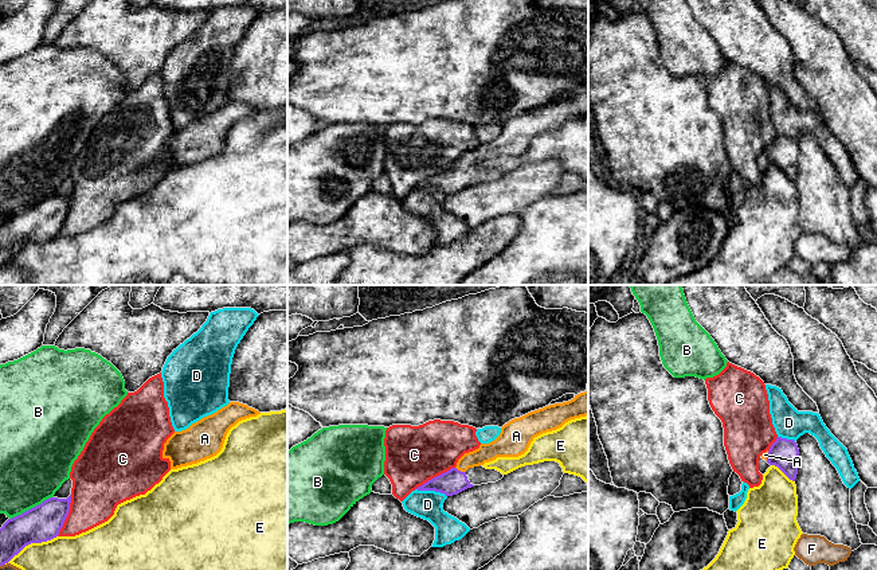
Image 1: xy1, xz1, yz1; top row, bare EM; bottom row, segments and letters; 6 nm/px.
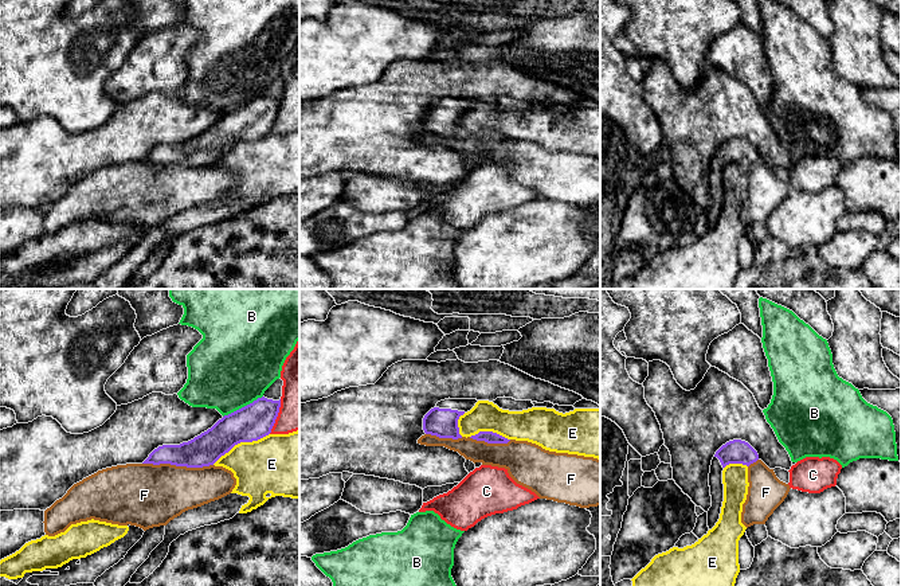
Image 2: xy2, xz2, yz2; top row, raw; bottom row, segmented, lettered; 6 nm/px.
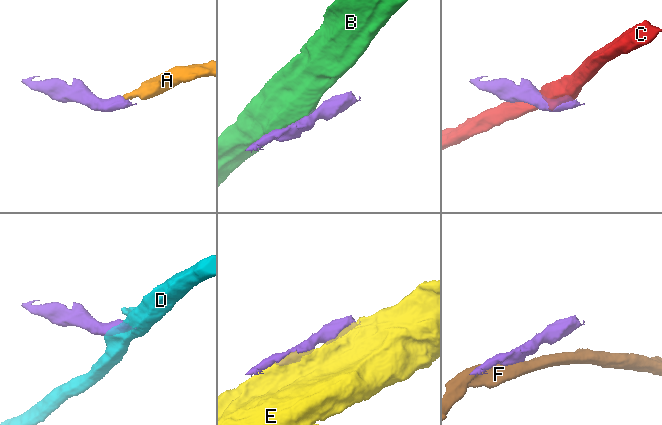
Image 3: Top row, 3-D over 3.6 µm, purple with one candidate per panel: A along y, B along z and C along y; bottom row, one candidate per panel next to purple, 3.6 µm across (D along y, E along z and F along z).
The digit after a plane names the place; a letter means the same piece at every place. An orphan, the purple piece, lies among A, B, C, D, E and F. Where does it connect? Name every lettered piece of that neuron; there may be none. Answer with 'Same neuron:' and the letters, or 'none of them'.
Same neuron: A

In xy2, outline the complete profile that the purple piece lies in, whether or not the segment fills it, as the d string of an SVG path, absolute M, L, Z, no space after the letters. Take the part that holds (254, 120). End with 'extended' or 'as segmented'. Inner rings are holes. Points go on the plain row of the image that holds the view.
M265 95L224 114L211 128L180 144L154 148L142 163L171 163L187 167L214 164L240 141L258 140L271 132L281 106L281 98Z; as segmented

